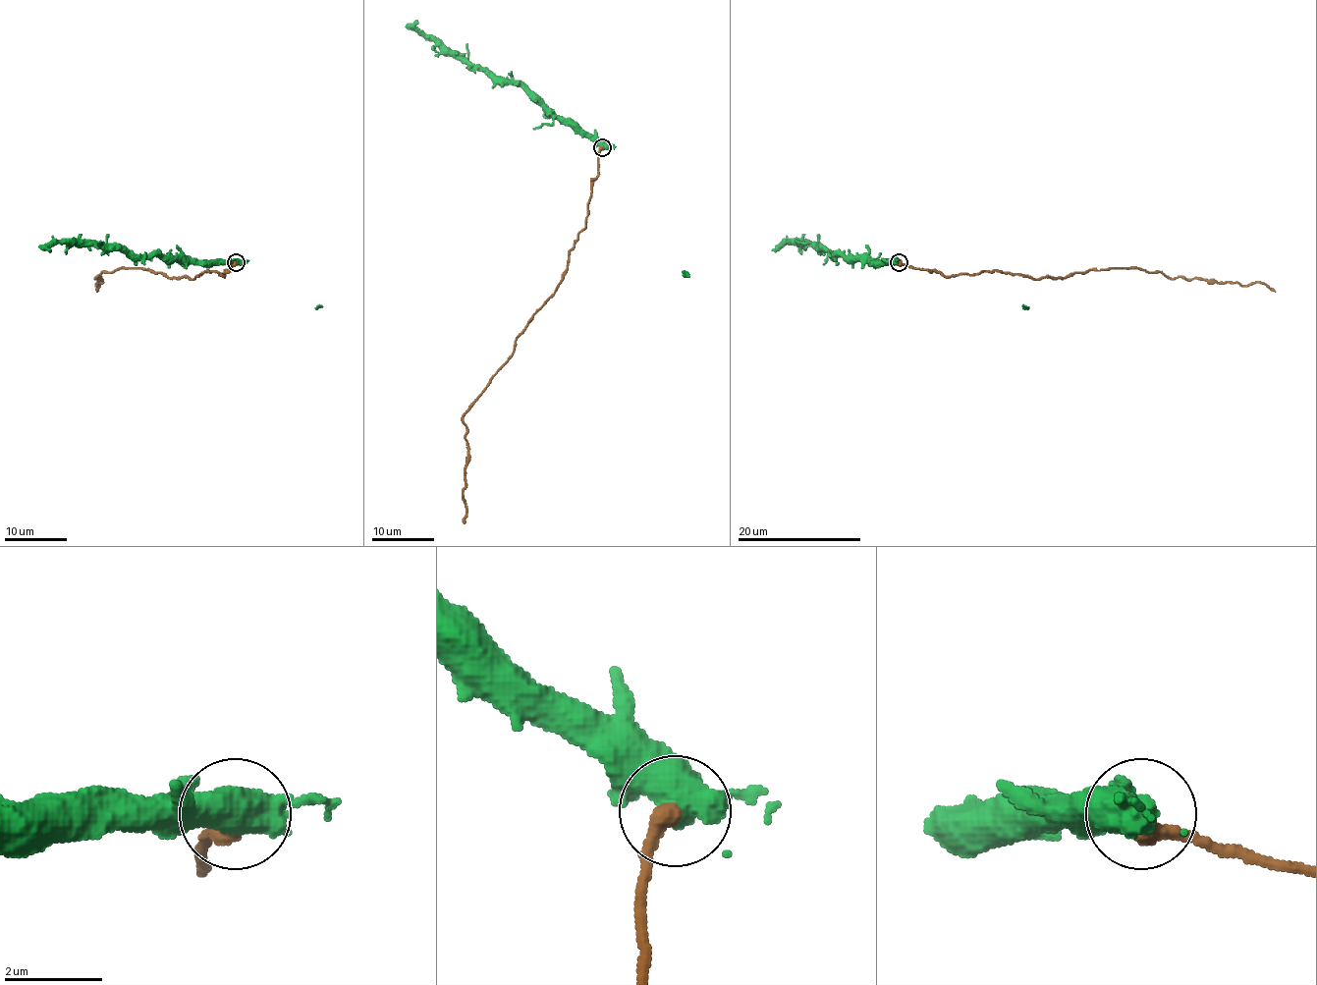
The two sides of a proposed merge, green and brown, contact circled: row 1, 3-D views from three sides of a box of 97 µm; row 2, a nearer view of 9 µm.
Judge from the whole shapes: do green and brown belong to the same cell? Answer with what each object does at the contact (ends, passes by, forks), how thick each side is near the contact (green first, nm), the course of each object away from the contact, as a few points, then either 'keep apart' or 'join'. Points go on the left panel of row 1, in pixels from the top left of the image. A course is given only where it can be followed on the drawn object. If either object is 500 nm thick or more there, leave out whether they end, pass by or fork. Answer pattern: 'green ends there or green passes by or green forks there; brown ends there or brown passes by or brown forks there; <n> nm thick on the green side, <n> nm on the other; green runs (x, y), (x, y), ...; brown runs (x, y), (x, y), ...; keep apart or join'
650 nm thick on the green side, 420 nm on the other; green runs (235, 262), (182, 262), (152, 256), (128, 256), (98, 246), (65, 243), (52, 243), (39, 248); brown runs (235, 262), (224, 276), (205, 270), (168, 278), (117, 268), (95, 278), (101, 279), (97, 292); keep apart

